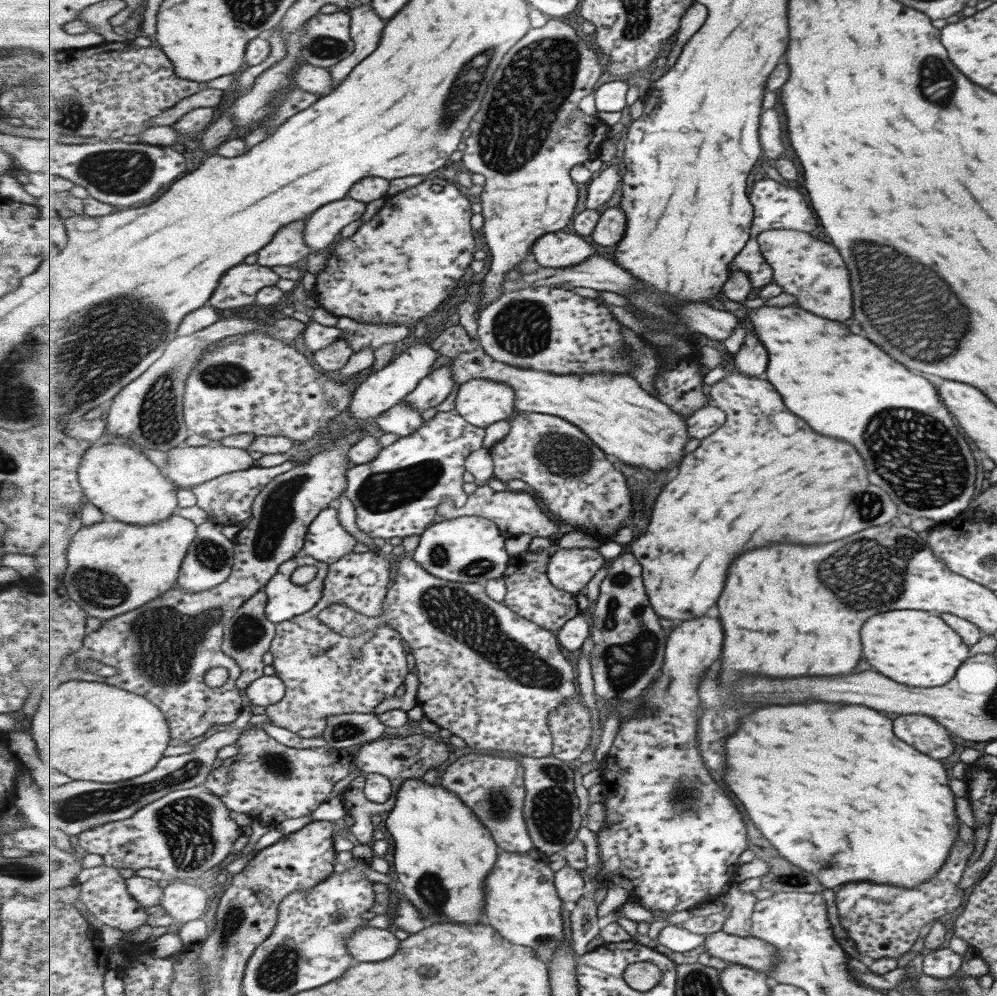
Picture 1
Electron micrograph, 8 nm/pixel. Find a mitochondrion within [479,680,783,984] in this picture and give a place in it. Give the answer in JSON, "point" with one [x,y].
{"point":[551,810]}

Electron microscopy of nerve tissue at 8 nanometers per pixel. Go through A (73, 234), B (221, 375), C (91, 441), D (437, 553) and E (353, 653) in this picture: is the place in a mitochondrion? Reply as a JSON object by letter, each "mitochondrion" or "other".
{"A":"other","B":"mitochondrion","C":"other","D":"mitochondrion","E":"mitochondrion"}

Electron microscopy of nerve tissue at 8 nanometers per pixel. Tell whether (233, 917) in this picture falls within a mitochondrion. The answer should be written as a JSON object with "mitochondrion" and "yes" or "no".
{"mitochondrion":"yes"}

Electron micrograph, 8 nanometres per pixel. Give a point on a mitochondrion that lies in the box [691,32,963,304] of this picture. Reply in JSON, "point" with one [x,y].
{"point":[935,81]}

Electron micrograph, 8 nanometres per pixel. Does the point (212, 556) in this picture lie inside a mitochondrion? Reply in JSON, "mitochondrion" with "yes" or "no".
{"mitochondrion":"yes"}

